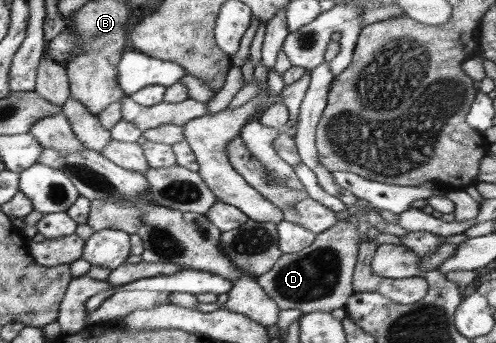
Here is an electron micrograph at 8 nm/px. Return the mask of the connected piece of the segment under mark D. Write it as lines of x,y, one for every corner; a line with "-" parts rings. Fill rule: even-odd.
342,218
332,228
316,235
313,243
303,250
282,253
274,267
255,281
279,309
298,308
303,313
330,313
344,307
354,292
352,280
361,237
357,226

